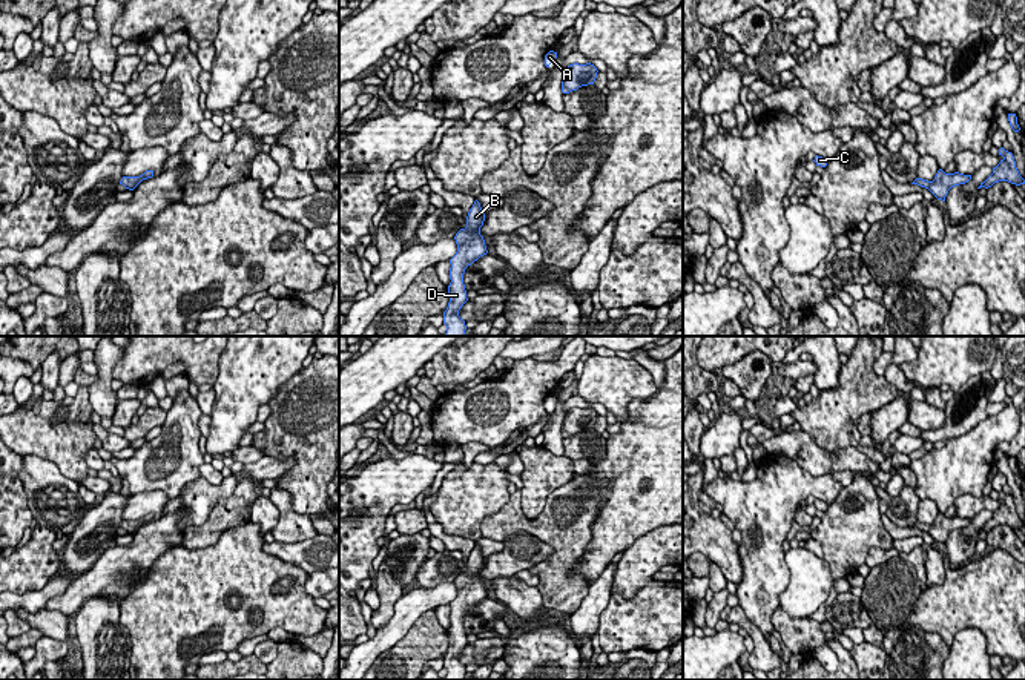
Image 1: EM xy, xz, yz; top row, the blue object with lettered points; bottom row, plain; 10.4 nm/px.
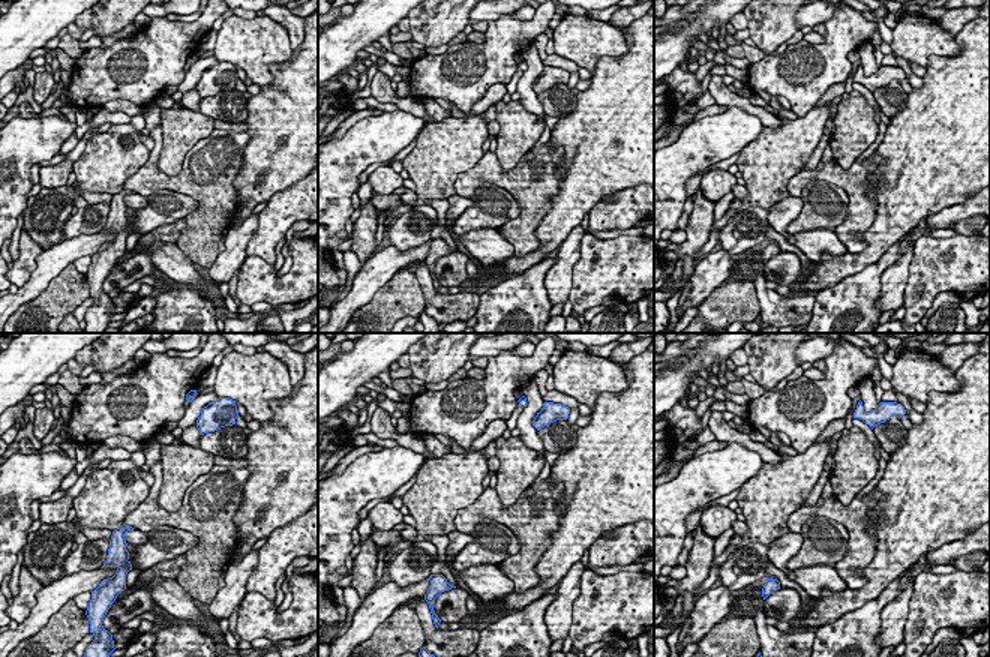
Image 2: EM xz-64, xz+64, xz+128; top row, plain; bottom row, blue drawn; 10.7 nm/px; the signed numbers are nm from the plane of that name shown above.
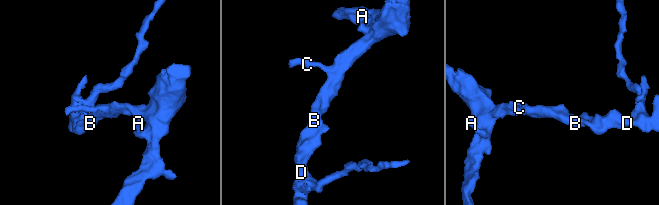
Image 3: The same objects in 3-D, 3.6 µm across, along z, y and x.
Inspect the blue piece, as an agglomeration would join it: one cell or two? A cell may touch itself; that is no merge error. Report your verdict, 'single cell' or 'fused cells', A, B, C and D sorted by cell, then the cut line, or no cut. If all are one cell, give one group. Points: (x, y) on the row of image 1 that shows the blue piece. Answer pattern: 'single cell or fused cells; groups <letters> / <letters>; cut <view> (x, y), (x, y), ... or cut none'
single cell; groups A B C D; cut none

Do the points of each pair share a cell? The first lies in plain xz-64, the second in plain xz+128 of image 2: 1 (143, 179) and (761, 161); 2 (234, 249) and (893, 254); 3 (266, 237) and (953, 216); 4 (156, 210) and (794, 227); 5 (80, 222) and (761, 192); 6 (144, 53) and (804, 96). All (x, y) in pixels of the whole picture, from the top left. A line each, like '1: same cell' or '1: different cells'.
1: different cells
2: different cells
3: same cell
4: same cell
5: different cells
6: same cell

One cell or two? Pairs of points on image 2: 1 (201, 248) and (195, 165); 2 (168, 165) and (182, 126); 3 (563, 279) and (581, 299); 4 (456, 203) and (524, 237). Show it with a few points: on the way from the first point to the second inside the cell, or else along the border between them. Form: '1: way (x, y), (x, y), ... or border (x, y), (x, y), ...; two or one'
1: way (206, 227), (206, 186); one
2: way (171, 156), (179, 135); one
3: border (581, 254), (573, 266), (572, 288), (567, 299); two
4: border (456, 192), (468, 198); two

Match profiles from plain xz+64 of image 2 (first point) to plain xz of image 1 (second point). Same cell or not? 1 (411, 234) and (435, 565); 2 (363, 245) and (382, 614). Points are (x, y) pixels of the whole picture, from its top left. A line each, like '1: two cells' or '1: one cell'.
1: one cell
2: one cell

